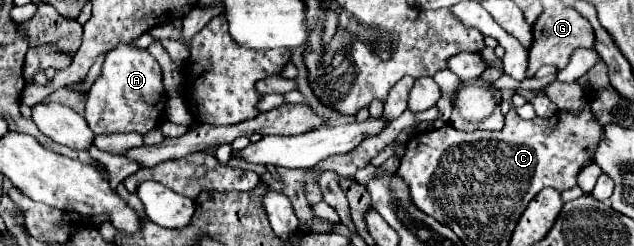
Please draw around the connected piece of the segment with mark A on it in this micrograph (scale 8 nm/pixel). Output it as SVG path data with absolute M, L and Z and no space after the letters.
M119 45L105 57L101 75L91 85L85 103L85 121L95 135L105 133L139 133L145 135L159 125L167 93L163 87L160 65L147 49Z

